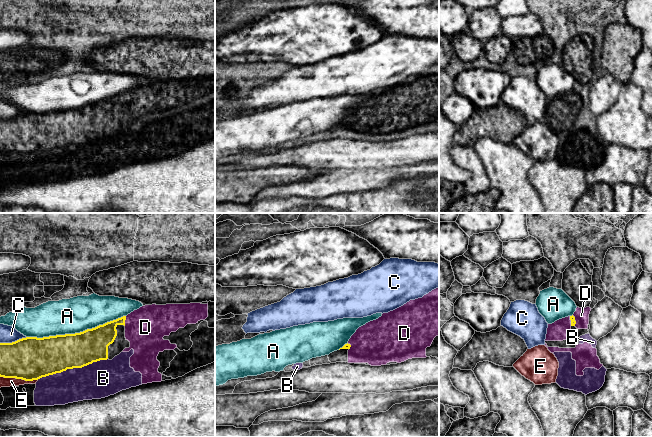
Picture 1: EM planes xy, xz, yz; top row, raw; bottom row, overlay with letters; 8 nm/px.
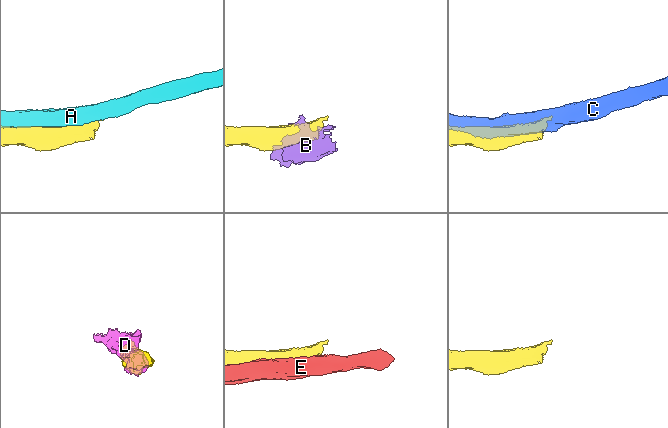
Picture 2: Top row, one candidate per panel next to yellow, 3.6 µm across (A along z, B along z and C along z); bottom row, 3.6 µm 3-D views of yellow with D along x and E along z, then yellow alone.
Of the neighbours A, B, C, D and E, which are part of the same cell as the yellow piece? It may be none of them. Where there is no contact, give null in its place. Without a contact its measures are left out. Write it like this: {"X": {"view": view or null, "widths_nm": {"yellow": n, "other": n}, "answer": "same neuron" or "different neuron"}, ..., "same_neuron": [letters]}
{"A": {"view": "xy", "widths_nm": {"yellow": 300, "other": 280}, "answer": "different neuron"}, "B": {"view": "xy", "widths_nm": {"yellow": 300, "other": 300}, "answer": "different neuron"}, "C": {"view": "xy", "widths_nm": {"yellow": 340, "other": 140}, "answer": "different neuron"}, "D": {"view": "xy", "widths_nm": {"yellow": 190, "other": 320}, "answer": "same neuron"}, "E": {"view": "xy", "widths_nm": {"yellow": 340, "other": 80}, "answer": "different neuron"}, "same_neuron": ["D"]}

